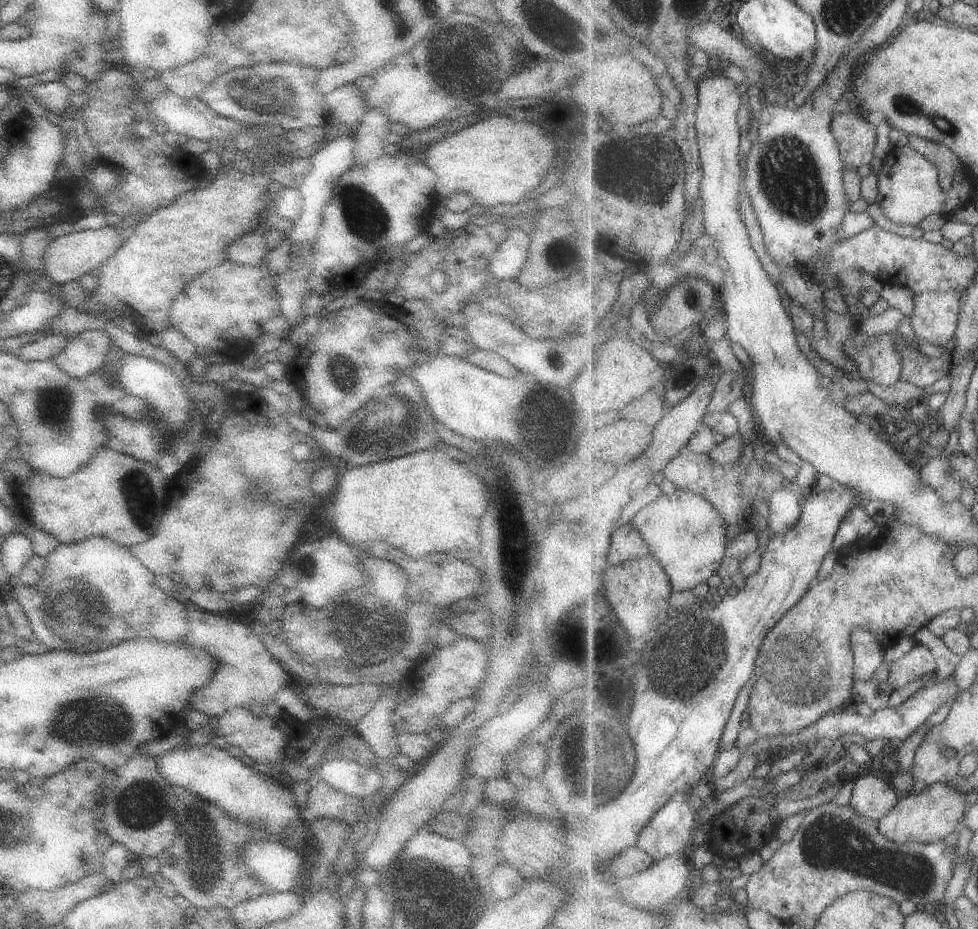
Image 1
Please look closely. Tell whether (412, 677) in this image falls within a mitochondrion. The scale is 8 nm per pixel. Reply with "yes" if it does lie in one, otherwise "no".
no

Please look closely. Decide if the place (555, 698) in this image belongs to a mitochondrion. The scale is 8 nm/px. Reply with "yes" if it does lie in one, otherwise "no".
no

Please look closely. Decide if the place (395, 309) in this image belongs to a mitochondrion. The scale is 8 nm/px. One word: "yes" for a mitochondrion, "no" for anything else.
no

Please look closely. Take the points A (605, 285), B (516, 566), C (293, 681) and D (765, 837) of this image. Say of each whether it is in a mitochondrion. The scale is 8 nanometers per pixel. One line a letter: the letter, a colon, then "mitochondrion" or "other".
A: other
B: mitochondrion
C: other
D: other

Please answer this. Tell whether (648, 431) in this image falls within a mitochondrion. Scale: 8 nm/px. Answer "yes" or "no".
no

